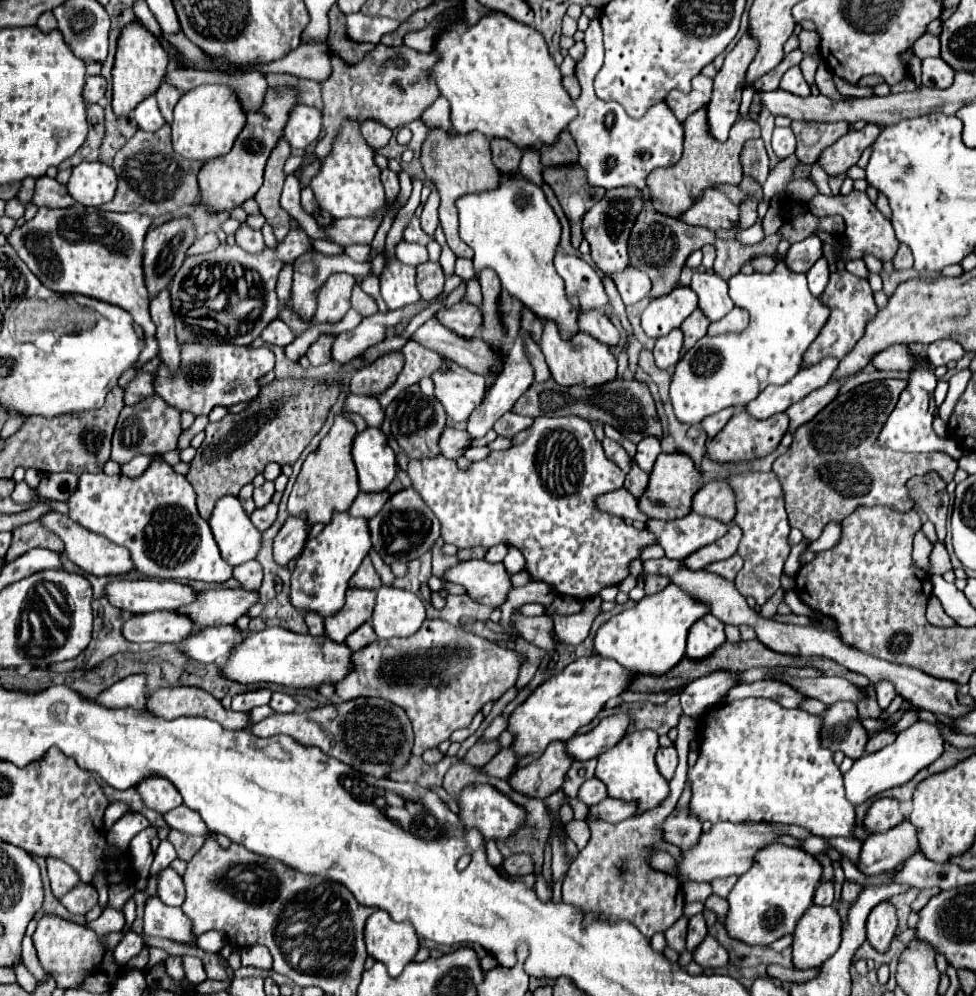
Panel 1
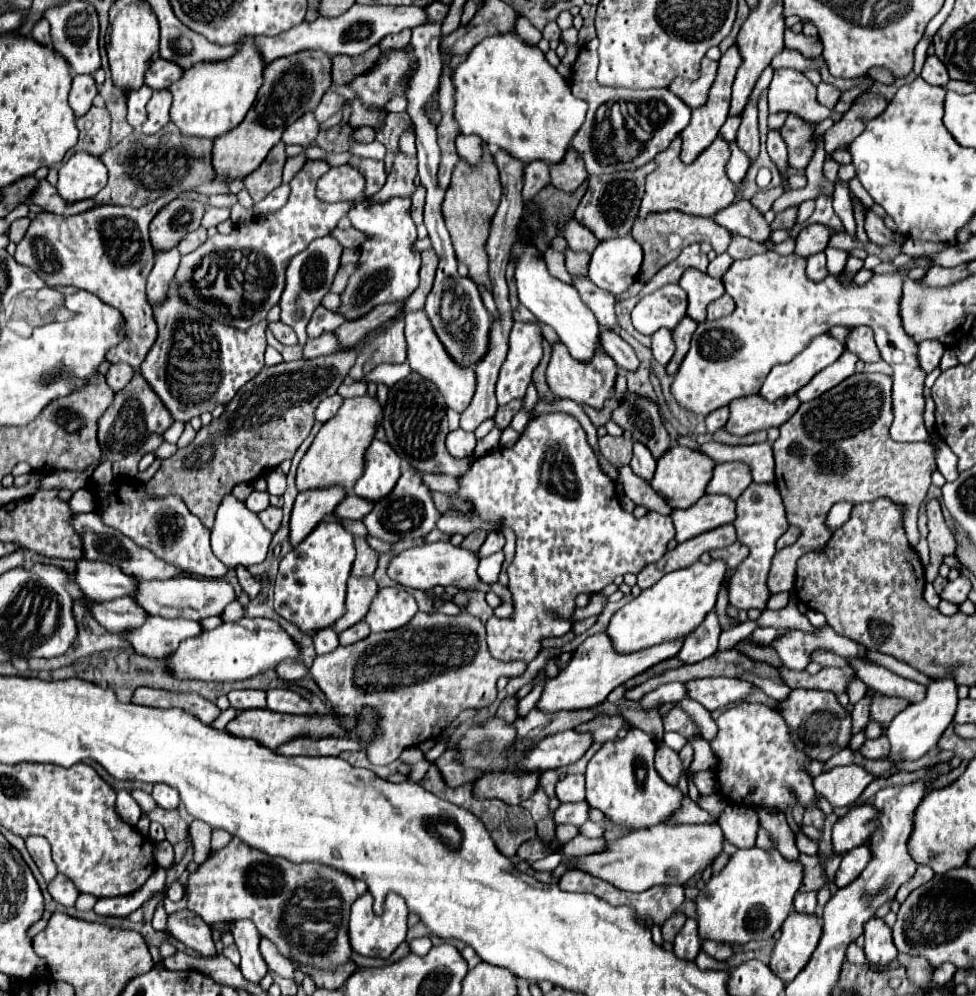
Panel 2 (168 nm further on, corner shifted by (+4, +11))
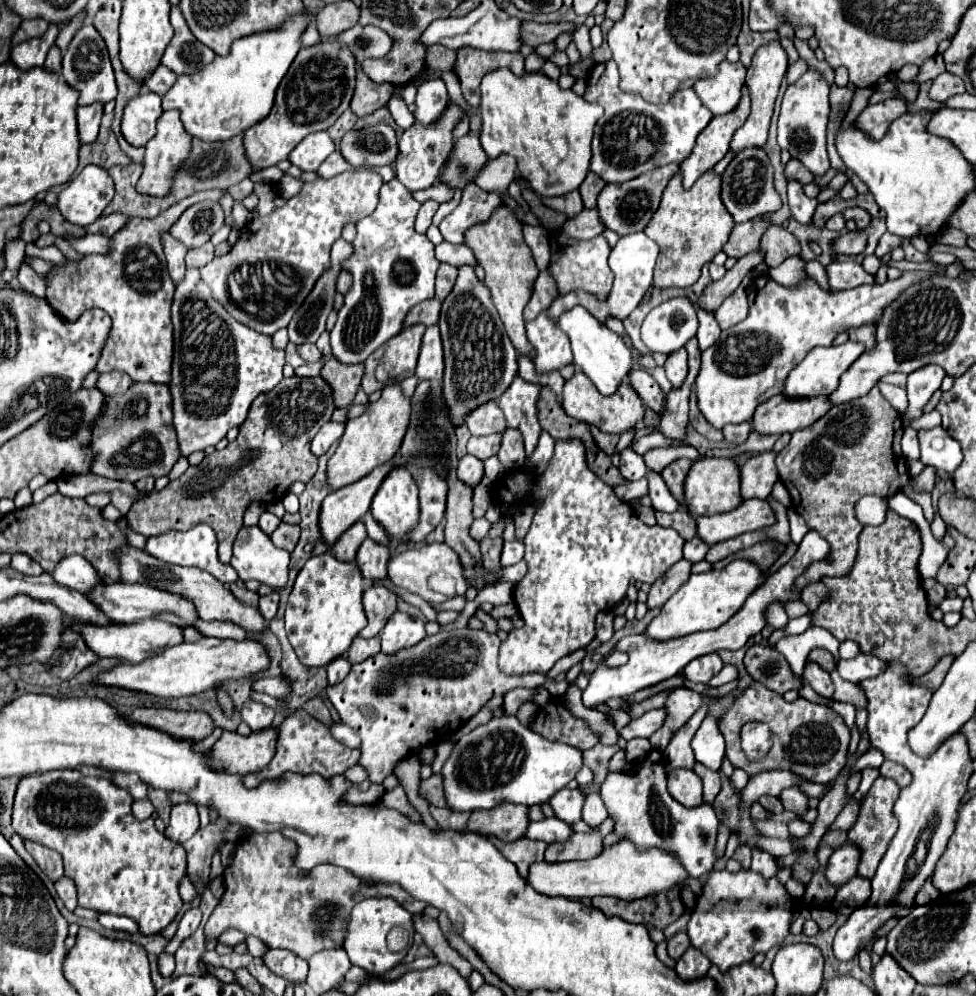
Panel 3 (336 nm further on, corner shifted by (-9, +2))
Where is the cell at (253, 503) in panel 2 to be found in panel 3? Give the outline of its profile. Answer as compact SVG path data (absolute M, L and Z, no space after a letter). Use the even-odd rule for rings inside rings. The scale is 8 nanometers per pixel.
M265 511L265 513L261 515L261 519L259 519L259 529L263 529L263 533L271 535L271 533L277 529L279 523L281 523L281 519L277 519L273 513Z

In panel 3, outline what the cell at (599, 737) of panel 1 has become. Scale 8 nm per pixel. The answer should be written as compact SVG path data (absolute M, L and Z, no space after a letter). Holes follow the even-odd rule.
M503 715L479 725L453 745L453 751L441 769L443 793L451 811L491 809L501 803L529 807L549 801L557 819L575 823L581 819L585 793L563 787L575 779L575 773L581 769L581 765L583 755L579 749L565 743L547 741L545 737L521 725L517 717Z

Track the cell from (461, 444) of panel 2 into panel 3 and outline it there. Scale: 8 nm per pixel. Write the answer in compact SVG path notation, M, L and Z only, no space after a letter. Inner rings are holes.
M465 455L461 461L459 461L459 467L457 467L457 477L459 481L463 481L465 485L469 487L475 487L481 483L483 479L483 463L471 455Z

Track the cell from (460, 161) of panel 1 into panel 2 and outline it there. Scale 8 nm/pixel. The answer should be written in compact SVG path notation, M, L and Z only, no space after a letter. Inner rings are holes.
M482 144L482 156L480 156L478 164L468 164L464 158L458 160L458 164L452 172L452 182L450 182L444 202L442 202L442 216L444 216L446 228L452 236L456 258L470 268L470 278L474 282L486 284L488 288L490 288L488 256L484 252L484 244L486 244L488 226L498 208L498 202L500 202L498 168L494 164L494 156L492 156L488 144Z

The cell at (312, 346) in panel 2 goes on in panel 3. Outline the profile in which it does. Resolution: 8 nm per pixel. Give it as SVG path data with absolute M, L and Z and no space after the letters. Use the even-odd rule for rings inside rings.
M323 359L319 363L305 363L305 365L295 369L295 375L299 375L299 377L317 377L321 367L323 367Z

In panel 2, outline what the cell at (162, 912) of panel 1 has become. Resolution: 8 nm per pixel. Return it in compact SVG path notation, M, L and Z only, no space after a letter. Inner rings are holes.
M178 910L168 914L166 932L182 944L186 944L188 948L198 950L202 956L216 954L210 926L206 926L206 922L200 916L194 916L194 912L190 910Z

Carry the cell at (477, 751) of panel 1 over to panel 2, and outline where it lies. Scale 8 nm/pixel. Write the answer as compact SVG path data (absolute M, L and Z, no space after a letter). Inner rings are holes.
M508 696L508 698L504 698L502 704L498 706L496 716L502 718L502 720L506 720L508 724L512 724L512 722L516 720L516 702L518 702L516 696Z

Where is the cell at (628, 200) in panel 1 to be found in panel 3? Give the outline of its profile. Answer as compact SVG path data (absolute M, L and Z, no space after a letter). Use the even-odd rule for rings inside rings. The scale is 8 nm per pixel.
M671 163L671 165L663 165L663 169L659 171L651 171L651 173L643 173L631 181L619 183L619 185L605 185L603 191L599 193L599 201L597 201L597 209L601 215L601 221L605 223L607 229L615 231L617 235L629 235L629 233L637 233L643 231L645 225L649 223L649 219L653 217L653 213L657 211L659 203L661 203L661 195L663 189L667 187L669 179L679 171L679 165Z

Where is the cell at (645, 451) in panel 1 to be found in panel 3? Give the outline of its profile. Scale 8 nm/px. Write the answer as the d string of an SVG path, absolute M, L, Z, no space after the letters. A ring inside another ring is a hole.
M649 471L647 475L649 479L649 497L651 497L651 505L655 511L663 511L663 513L673 513L679 509L679 503L675 501L675 497L669 493L665 481L661 479L659 473Z

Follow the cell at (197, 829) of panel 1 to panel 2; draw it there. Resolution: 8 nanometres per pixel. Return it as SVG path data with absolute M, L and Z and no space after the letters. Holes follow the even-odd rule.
M132 790L132 796L134 796L134 800L140 804L140 808L142 808L142 812L144 812L144 814L152 812L154 808L158 808L158 804L154 802L154 798L152 798L150 794L142 792L142 790Z

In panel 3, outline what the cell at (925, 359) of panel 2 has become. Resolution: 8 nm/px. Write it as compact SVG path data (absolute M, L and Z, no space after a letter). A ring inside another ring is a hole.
M927 365L907 377L907 397L909 397L909 407L905 411L907 419L917 419L923 415L921 411L925 403L939 389L943 377L945 373L939 365Z

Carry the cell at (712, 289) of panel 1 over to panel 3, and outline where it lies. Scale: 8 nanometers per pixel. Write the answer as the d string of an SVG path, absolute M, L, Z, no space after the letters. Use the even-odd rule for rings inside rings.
M697 309L697 317L699 317L699 331L697 331L697 339L699 339L699 349L705 351L707 347L711 347L717 339L719 339L719 325L715 321L715 317L703 309Z

